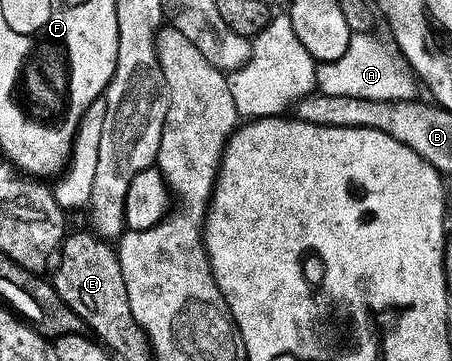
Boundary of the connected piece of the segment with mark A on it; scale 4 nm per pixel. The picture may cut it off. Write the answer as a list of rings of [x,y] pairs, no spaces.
[[[354,33],[351,47],[347,47],[347,55],[343,55],[343,59],[324,62],[318,68],[317,89],[327,96],[346,96],[348,99],[374,103],[413,101],[418,96],[418,78],[408,64],[405,64],[392,48],[390,49],[373,33]]]

